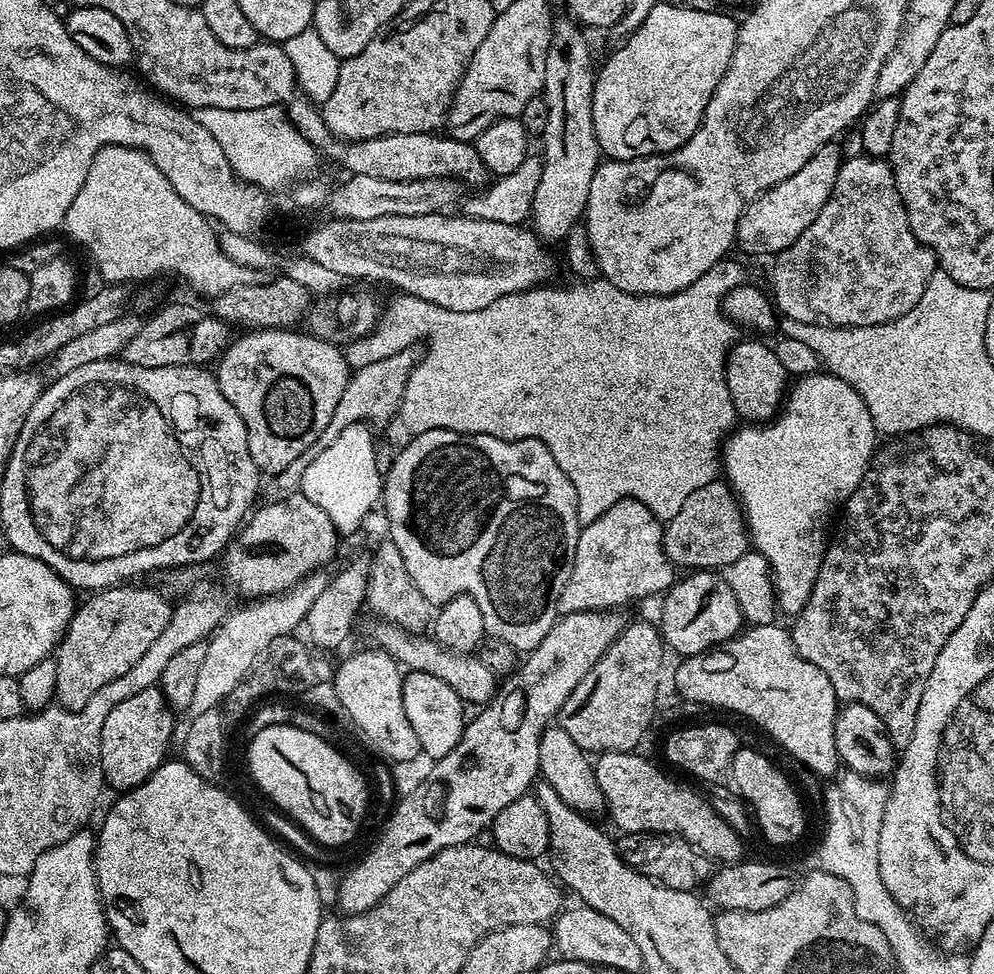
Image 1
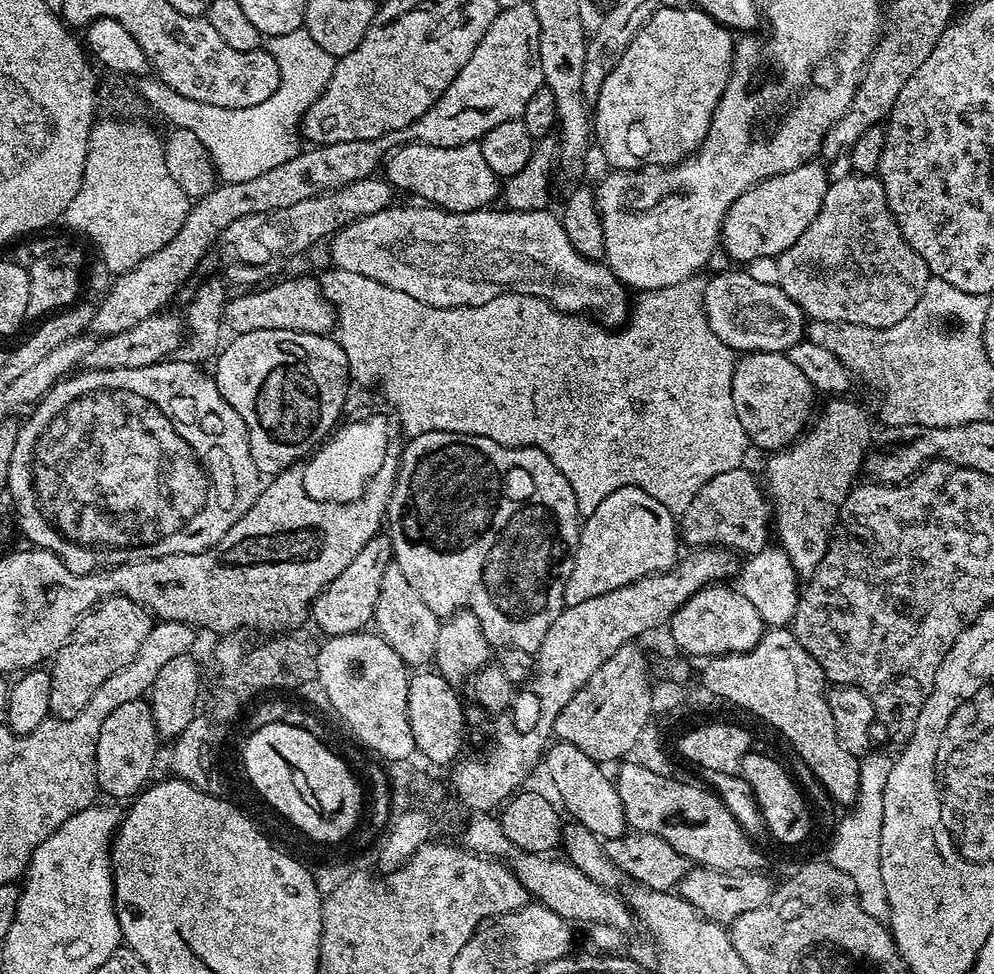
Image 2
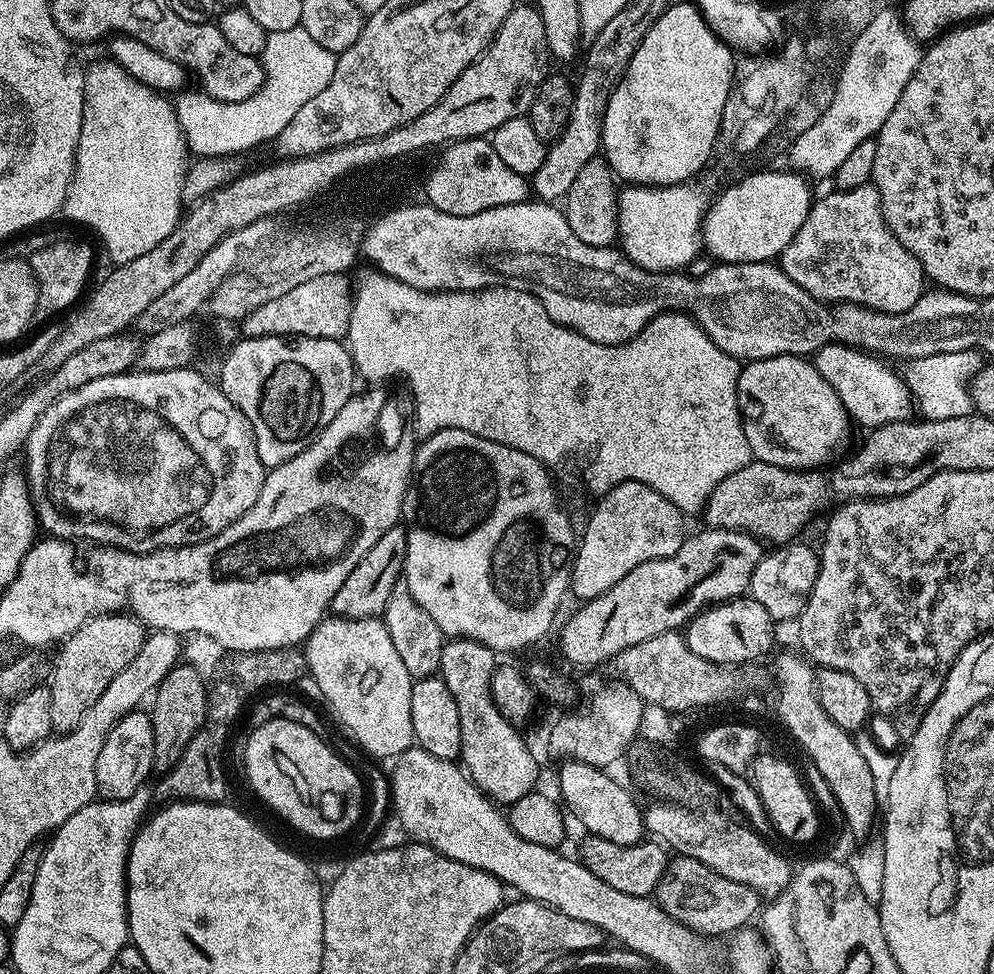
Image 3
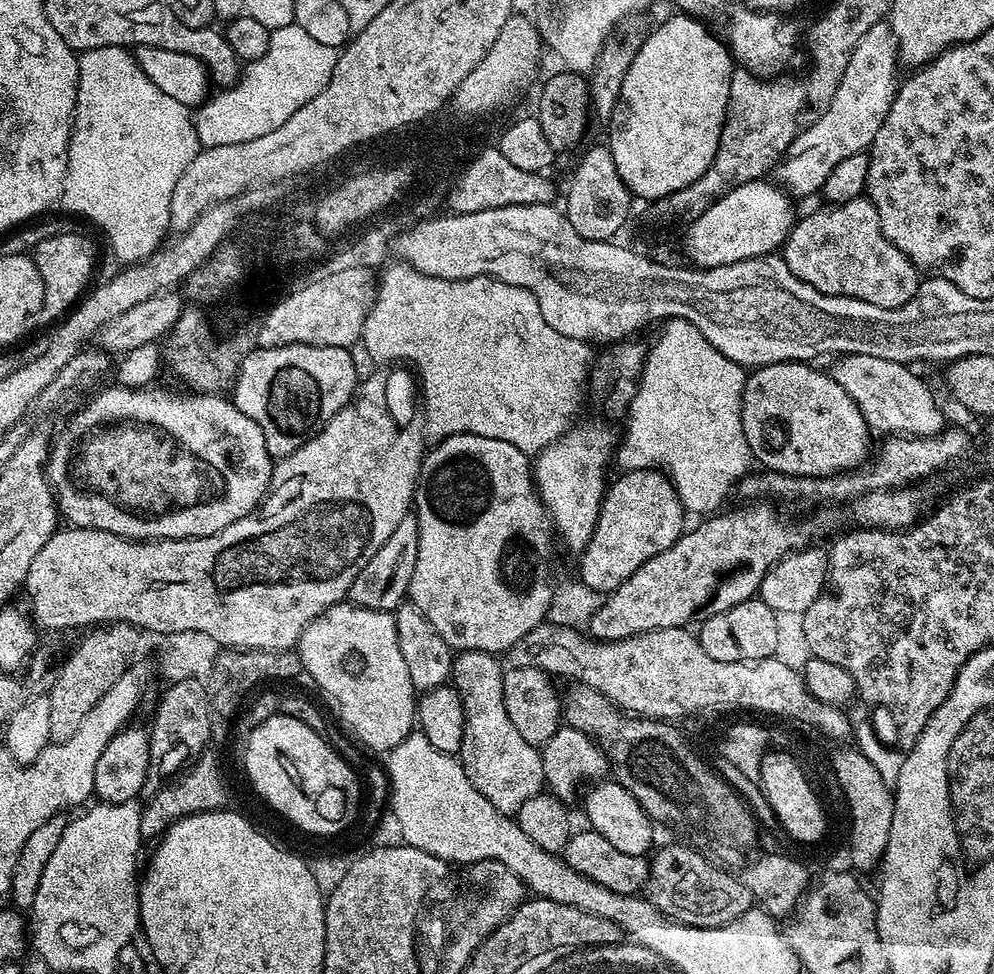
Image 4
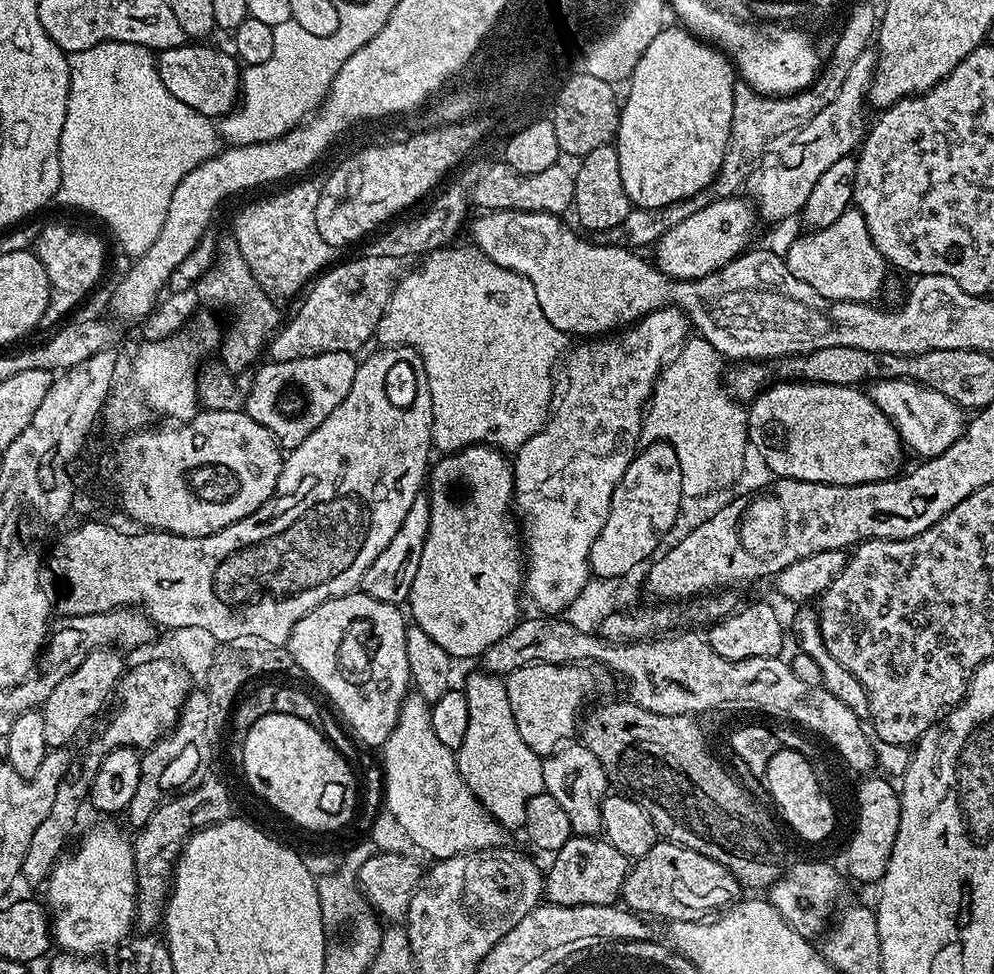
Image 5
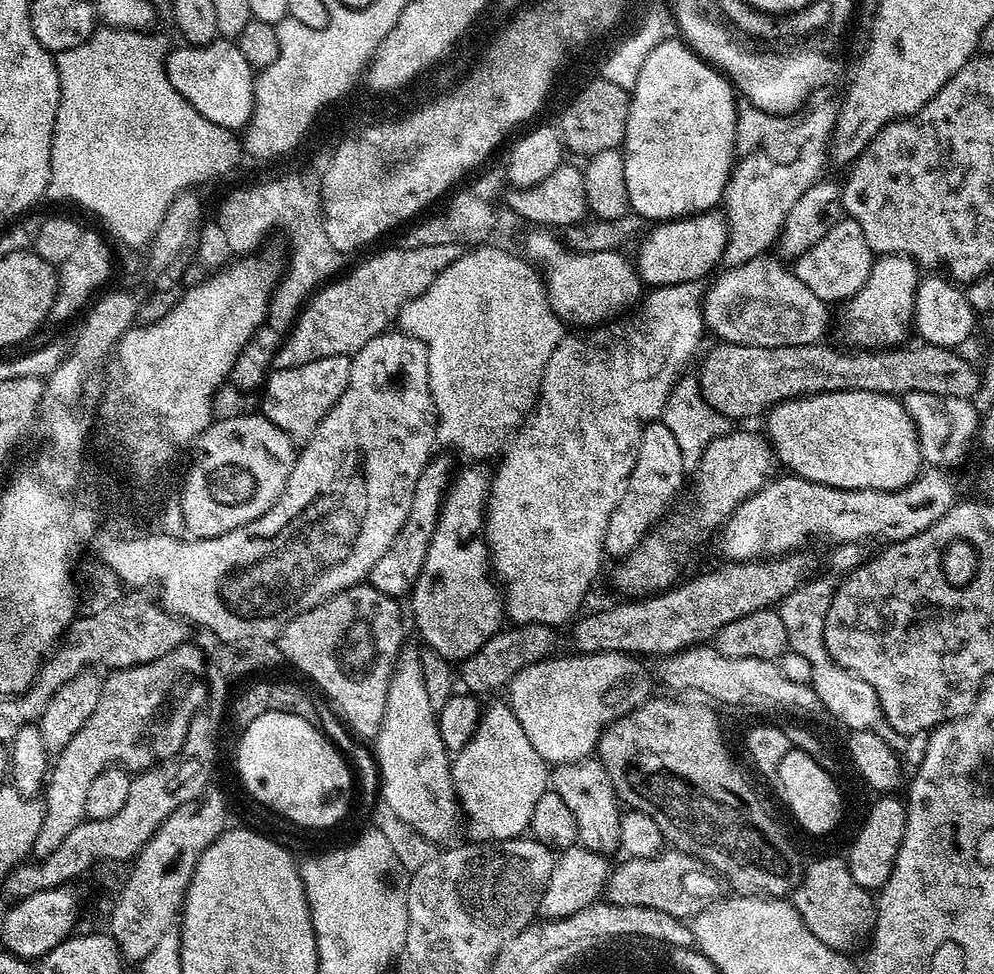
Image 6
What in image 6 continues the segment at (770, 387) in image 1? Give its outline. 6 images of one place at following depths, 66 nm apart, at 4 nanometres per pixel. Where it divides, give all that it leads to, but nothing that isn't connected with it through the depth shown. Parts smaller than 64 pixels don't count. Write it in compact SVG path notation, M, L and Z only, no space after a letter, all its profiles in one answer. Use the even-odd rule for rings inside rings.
M821 392L815 396L781 400L767 409L767 416L770 443L777 461L785 464L791 475L801 476L811 484L893 492L910 486L925 463L916 424L905 410L903 399L884 392Z

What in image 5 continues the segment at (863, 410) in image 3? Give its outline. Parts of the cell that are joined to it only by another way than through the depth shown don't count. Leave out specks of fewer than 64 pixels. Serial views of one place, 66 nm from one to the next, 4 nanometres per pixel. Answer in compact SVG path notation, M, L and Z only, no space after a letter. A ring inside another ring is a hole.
M882 380L871 385L872 401L896 425L901 441L909 449L917 452L917 457L927 458L942 454L952 445L953 440L963 437L966 427L966 412L955 404L946 394L938 394L938 390L930 390L915 380Z

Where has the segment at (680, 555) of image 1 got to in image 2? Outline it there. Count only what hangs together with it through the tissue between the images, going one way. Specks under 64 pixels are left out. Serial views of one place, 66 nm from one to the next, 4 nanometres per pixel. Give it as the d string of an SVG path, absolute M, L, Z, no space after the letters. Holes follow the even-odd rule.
M741 466L726 470L726 474L714 474L714 478L694 494L694 502L679 513L678 535L687 547L689 544L689 549L731 548L733 553L744 552L745 557L750 557L769 547L770 529L774 524L772 501L761 477L746 469Z

